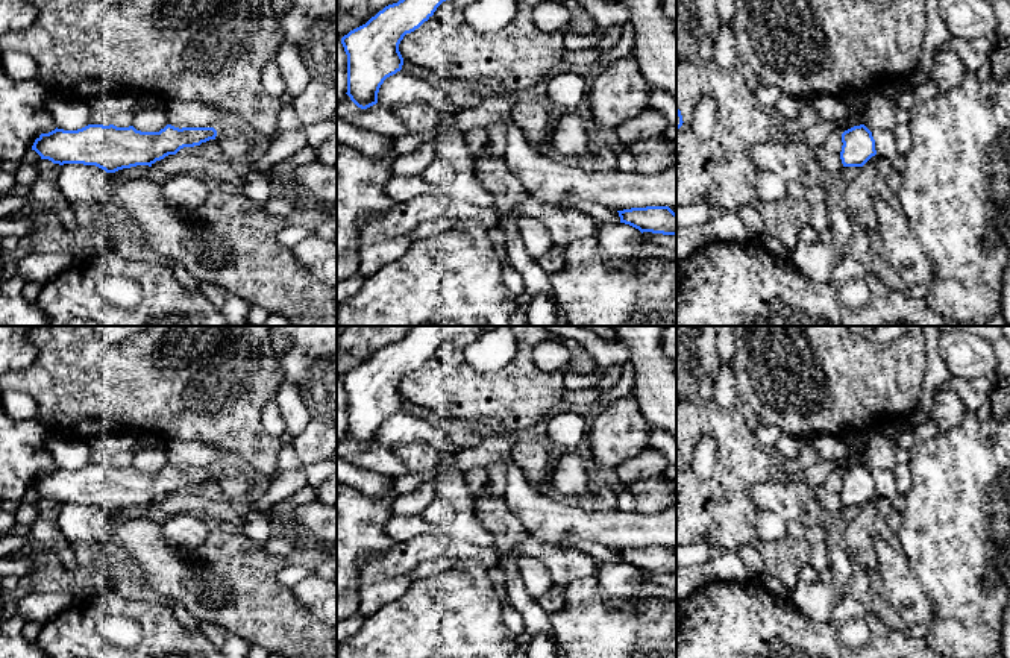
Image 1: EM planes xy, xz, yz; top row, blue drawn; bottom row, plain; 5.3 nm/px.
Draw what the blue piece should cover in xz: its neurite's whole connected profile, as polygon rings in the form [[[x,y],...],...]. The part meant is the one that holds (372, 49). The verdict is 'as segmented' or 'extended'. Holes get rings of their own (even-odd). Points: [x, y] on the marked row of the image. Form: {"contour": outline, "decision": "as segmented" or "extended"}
{"contour": [[[399,0],[341,38],[347,55],[347,96],[361,109],[378,103],[384,80],[402,70],[399,44],[446,0]]], "decision": "as segmented"}

